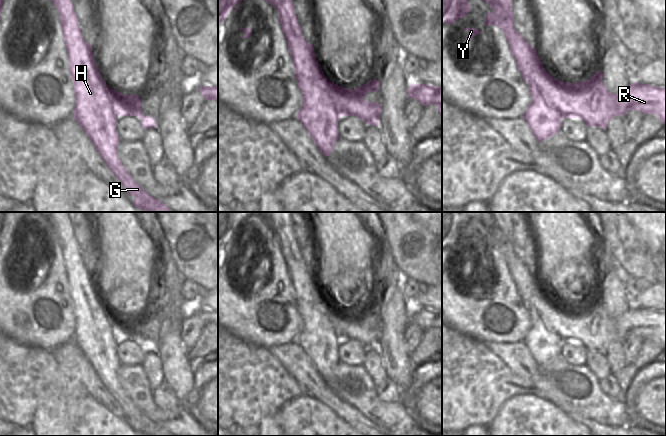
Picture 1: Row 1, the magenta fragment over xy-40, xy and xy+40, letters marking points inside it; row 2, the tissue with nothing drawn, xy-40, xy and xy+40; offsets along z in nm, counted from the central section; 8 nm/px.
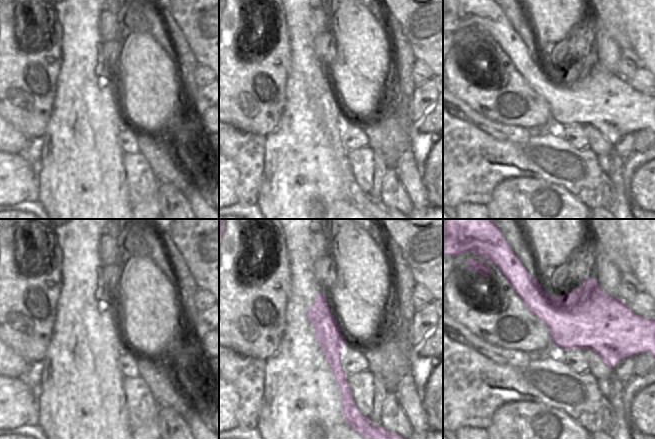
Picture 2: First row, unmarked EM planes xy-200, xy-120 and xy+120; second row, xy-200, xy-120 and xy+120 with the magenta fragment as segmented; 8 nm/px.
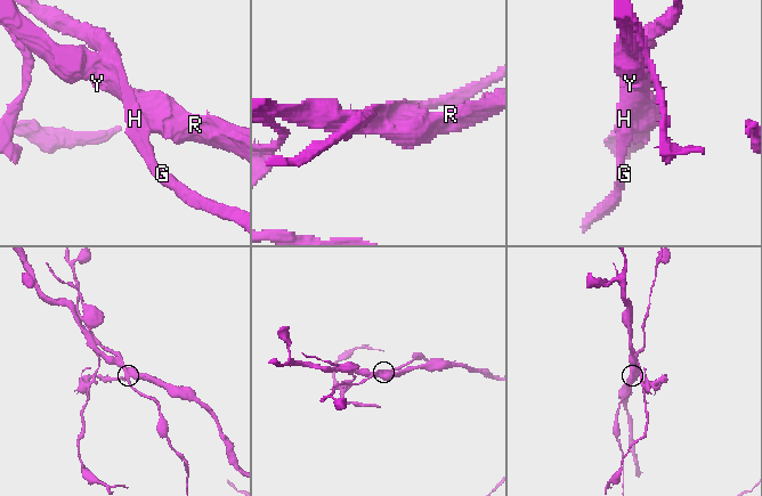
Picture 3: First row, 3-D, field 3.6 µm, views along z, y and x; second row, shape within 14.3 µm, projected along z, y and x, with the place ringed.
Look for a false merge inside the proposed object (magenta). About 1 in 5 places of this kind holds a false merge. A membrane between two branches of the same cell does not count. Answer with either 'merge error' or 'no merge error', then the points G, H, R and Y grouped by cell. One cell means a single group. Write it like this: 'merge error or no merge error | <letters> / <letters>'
merge error | G H / R Y

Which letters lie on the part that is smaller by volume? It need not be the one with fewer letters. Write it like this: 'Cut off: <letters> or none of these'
Cut off: G, H

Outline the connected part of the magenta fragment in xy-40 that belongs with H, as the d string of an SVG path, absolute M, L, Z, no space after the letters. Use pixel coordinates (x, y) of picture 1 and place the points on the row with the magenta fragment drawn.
M51 1L58 9L66 49L70 52L68 61L76 95L76 107L72 116L126 192L136 197L135 207L144 212L173 212L137 184L122 165L118 157L118 114L106 94L109 87L93 58L92 45L86 43L82 37L72 1Z

